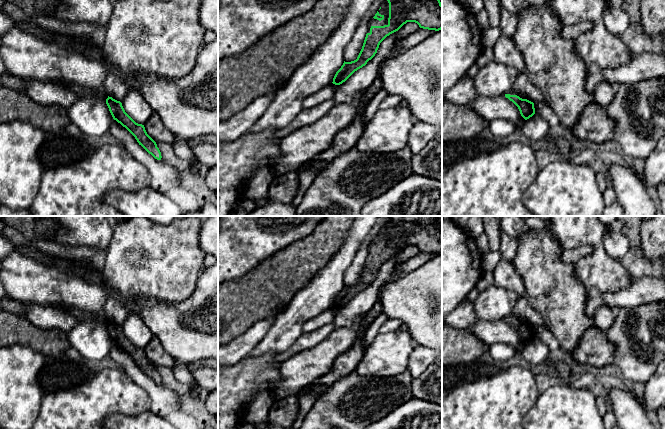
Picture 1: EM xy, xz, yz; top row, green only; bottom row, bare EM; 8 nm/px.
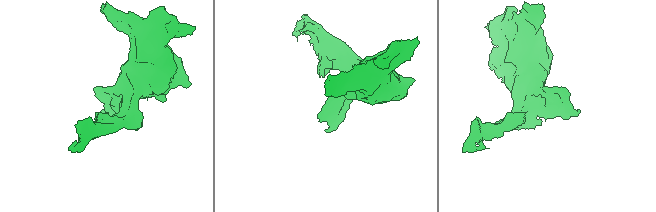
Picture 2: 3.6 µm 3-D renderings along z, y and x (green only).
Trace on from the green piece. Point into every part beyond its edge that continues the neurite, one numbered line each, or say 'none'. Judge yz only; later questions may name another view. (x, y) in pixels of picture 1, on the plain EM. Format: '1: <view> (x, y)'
none

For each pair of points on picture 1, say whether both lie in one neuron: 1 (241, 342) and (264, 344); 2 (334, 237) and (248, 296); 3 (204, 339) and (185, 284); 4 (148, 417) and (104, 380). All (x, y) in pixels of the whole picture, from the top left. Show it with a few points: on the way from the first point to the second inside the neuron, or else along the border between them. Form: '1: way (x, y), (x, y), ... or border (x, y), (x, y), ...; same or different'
1: border (271, 324), (266, 334), (246, 356); different
2: way (313, 252), (279, 277), (269, 287); same
3: border (200, 274), (195, 289), (185, 299), (167, 303); different
4: border (148, 409), (134, 415), (120, 414); different

